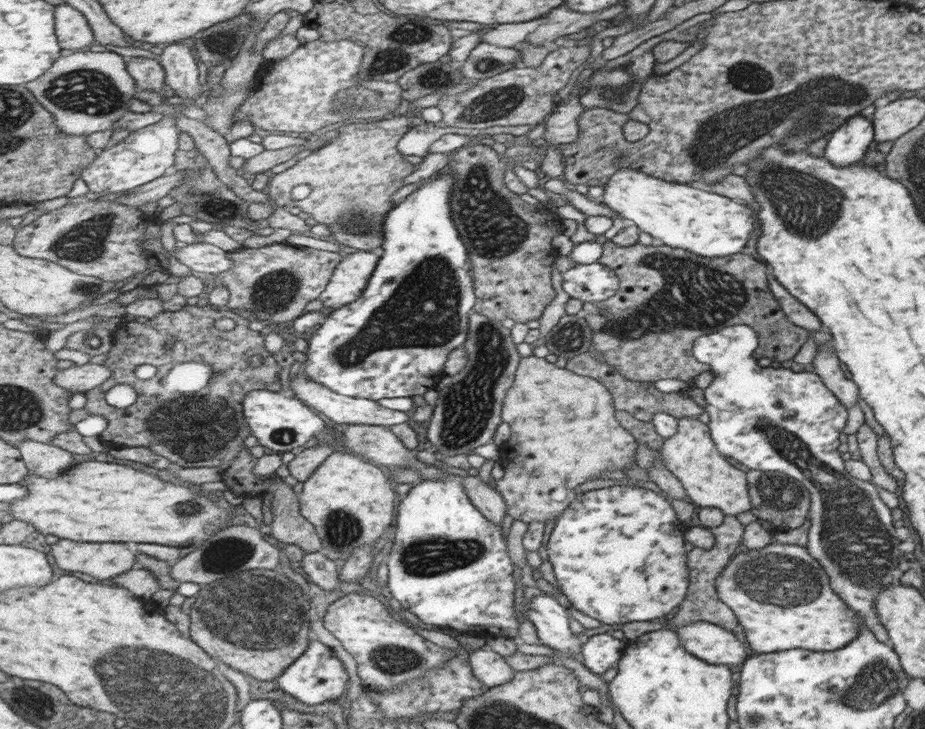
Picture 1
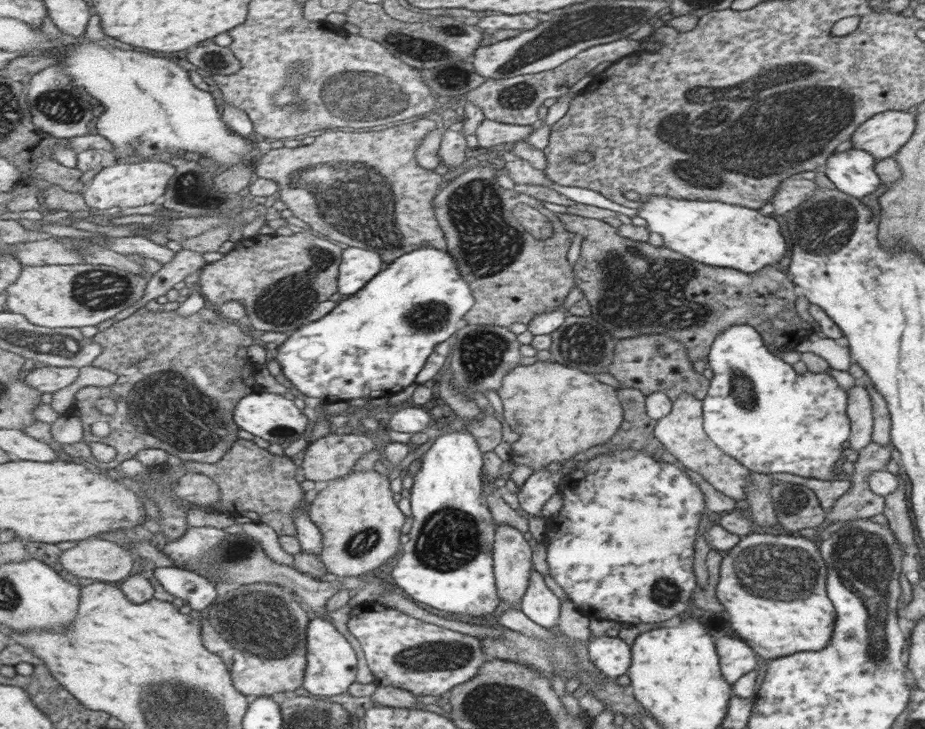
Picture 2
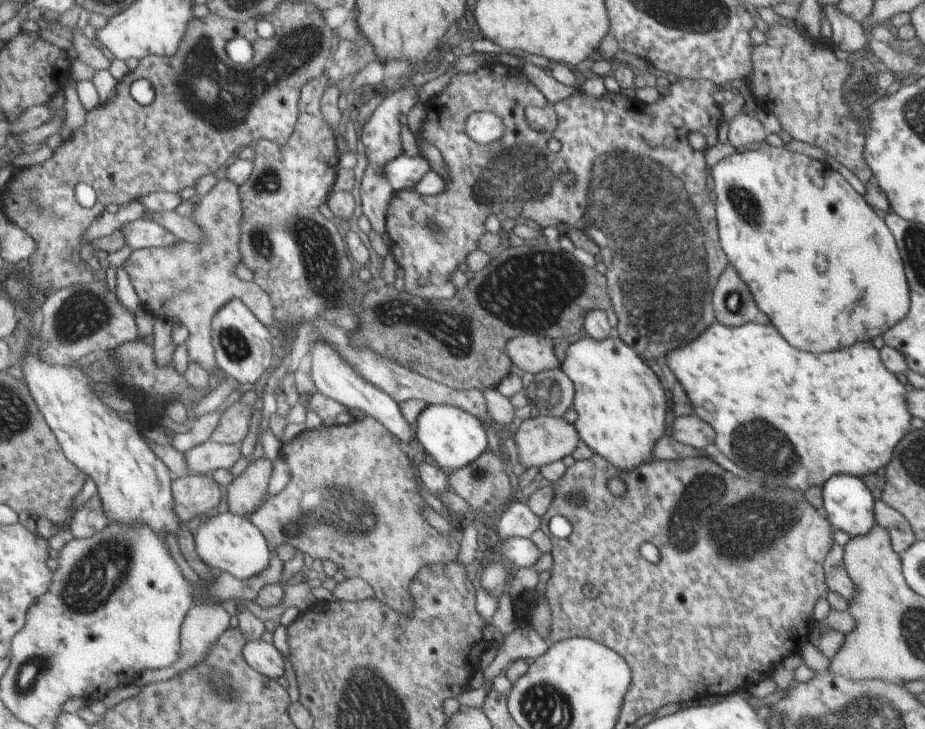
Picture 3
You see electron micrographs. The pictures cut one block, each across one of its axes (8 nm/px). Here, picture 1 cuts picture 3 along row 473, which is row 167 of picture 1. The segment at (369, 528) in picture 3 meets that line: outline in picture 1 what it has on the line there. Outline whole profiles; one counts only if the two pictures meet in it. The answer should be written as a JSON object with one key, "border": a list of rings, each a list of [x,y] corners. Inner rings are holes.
{"border":[[[399,113],[389,119],[372,121],[366,126],[361,126],[349,136],[337,136],[331,142],[322,144],[317,150],[313,150],[308,156],[296,161],[296,163],[284,171],[274,174],[265,188],[269,200],[276,206],[281,206],[287,210],[298,211],[299,206],[303,208],[303,202],[309,200],[309,206],[303,210],[311,213],[317,223],[325,224],[329,227],[331,236],[338,242],[360,251],[372,251],[377,246],[381,246],[382,228],[385,214],[395,202],[389,204],[389,197],[403,187],[403,177],[413,172],[413,164],[403,158],[396,146],[397,141],[409,130],[409,118],[415,117],[415,113]],[[299,184],[309,184],[311,192],[303,200],[297,199],[294,192],[295,186]]]}

